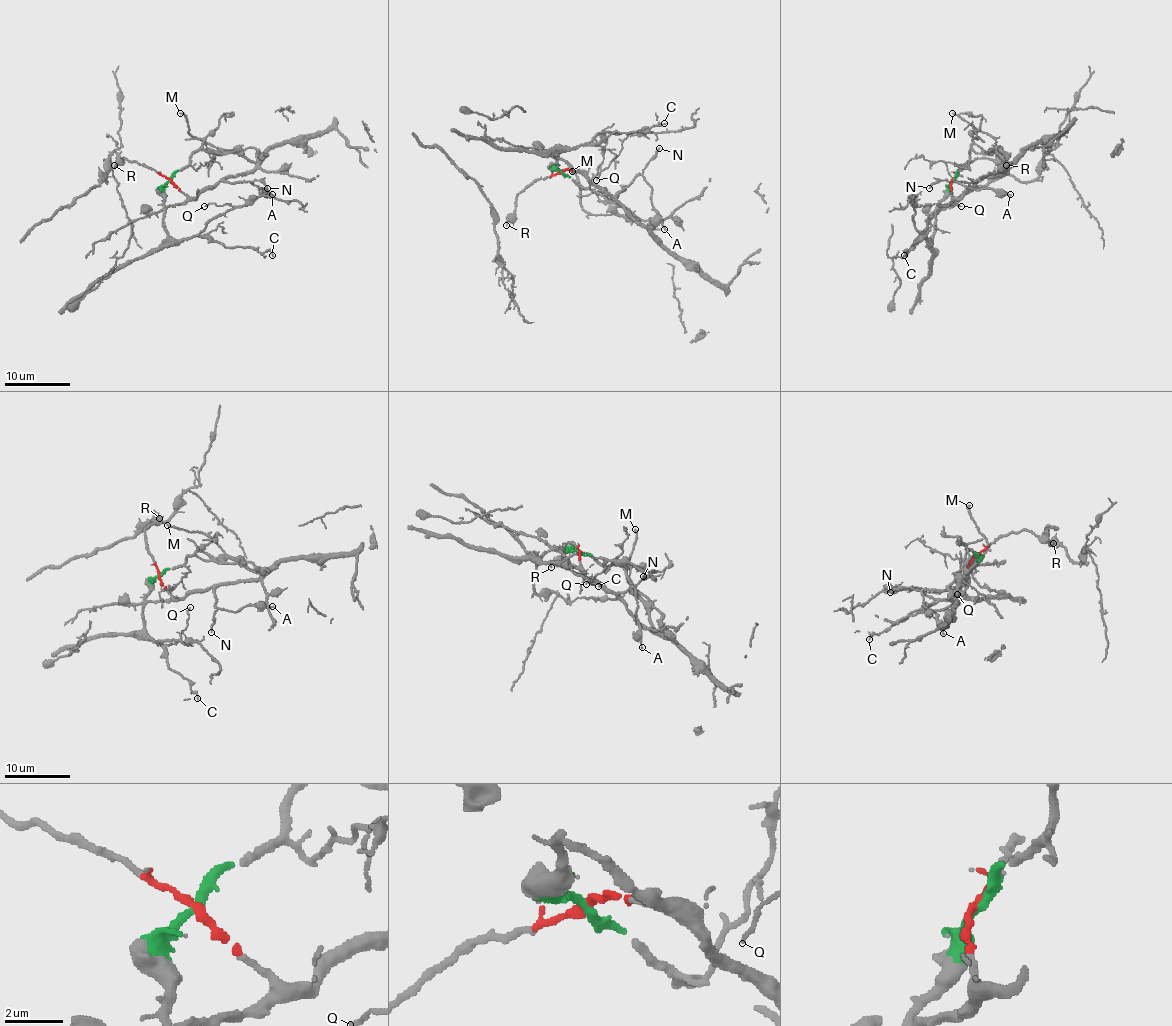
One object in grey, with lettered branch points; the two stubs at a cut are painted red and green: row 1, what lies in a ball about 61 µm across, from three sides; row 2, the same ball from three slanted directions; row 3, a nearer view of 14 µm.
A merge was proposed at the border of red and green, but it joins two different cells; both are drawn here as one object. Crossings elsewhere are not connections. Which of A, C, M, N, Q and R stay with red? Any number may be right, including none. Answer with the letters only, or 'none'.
A, M, N, R

